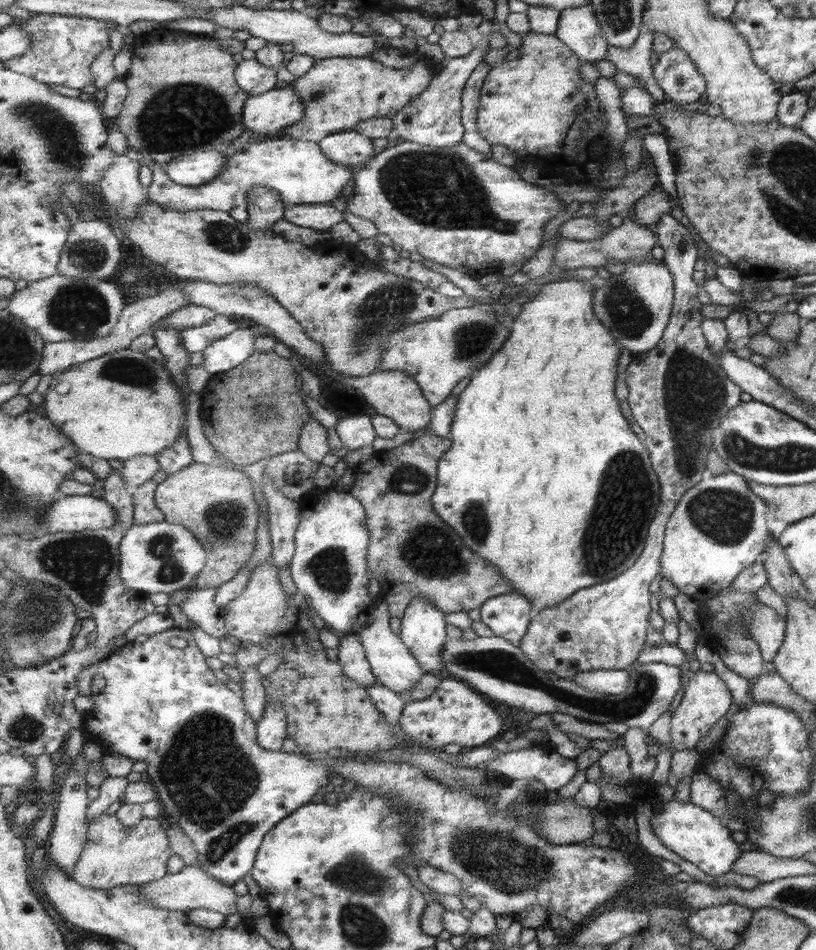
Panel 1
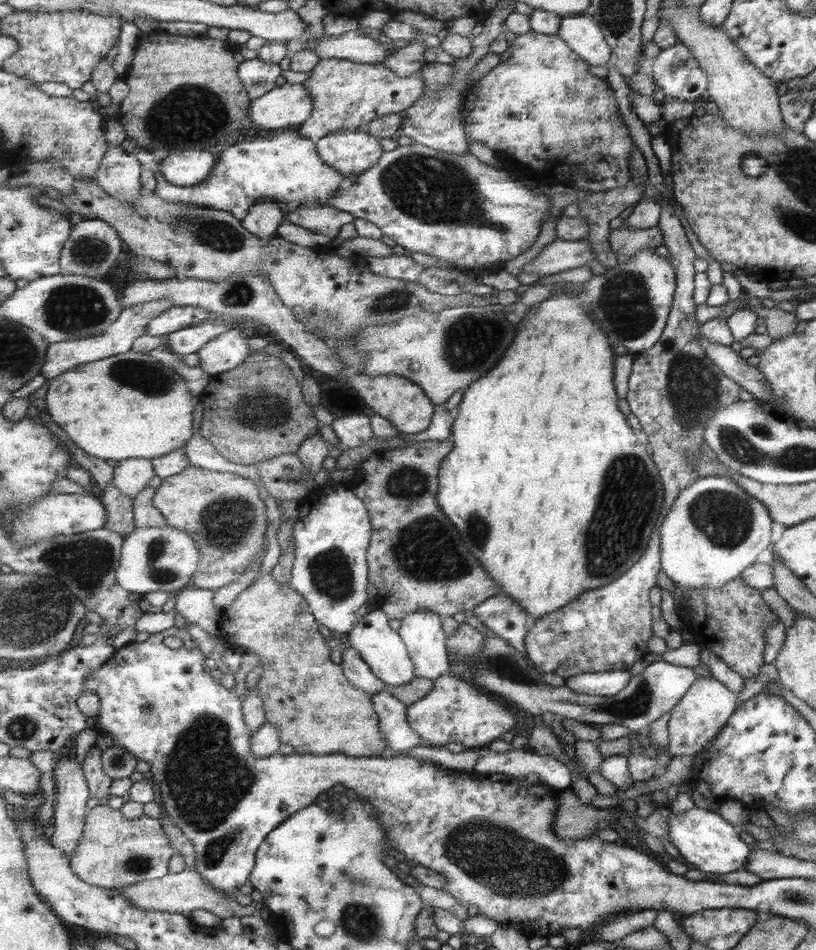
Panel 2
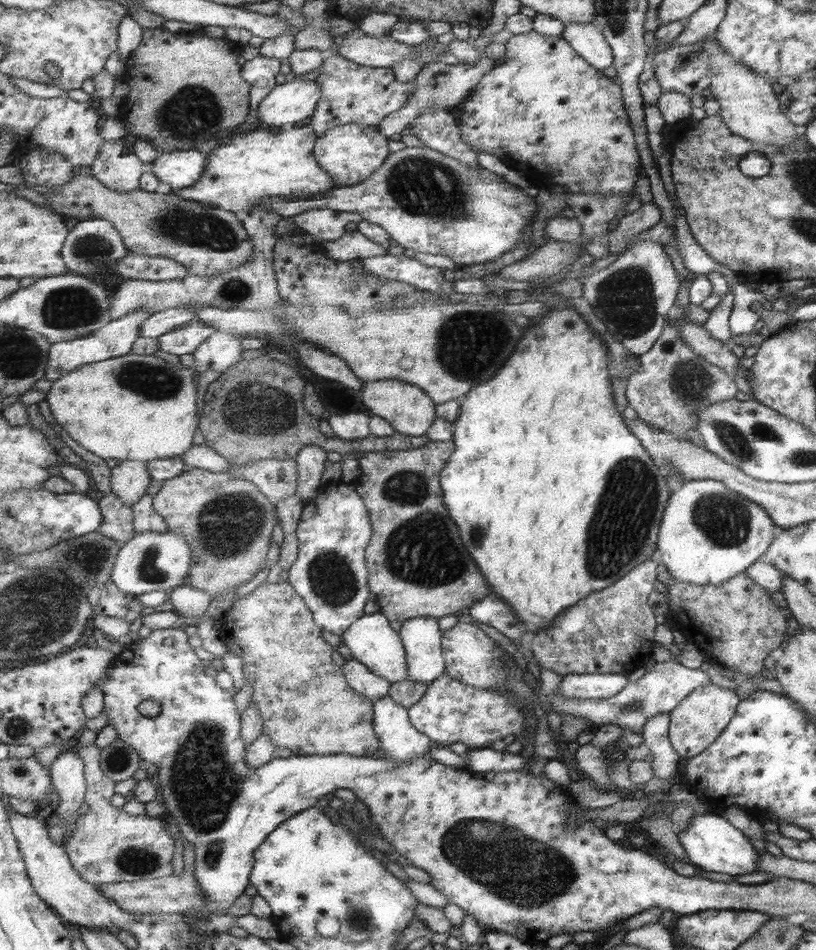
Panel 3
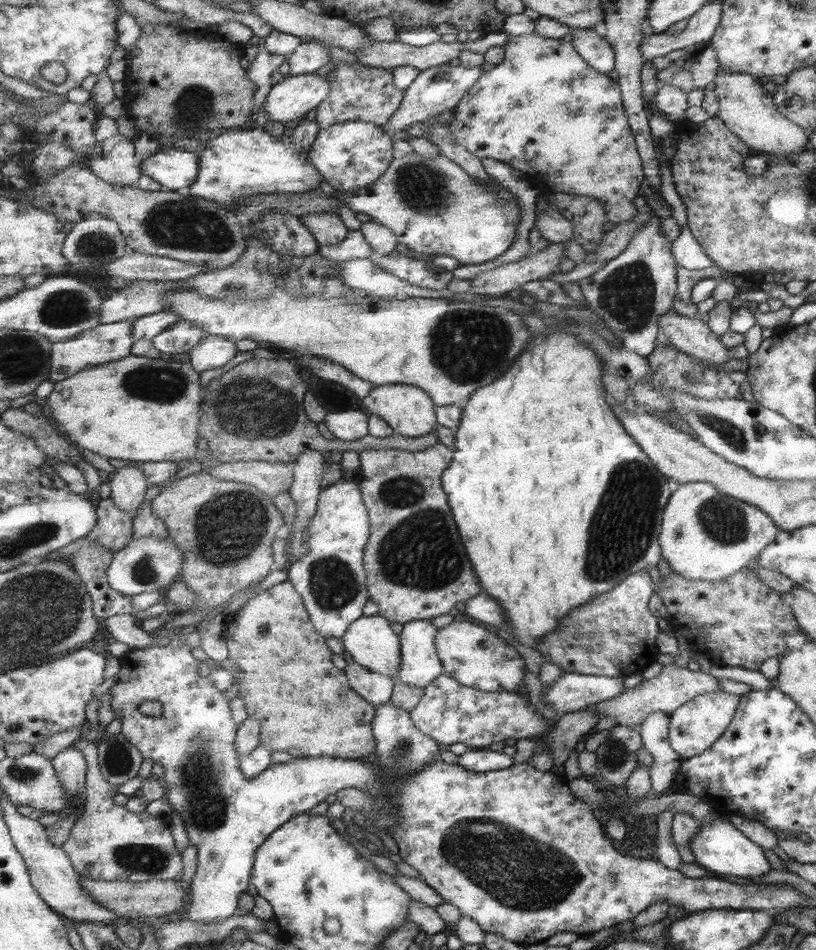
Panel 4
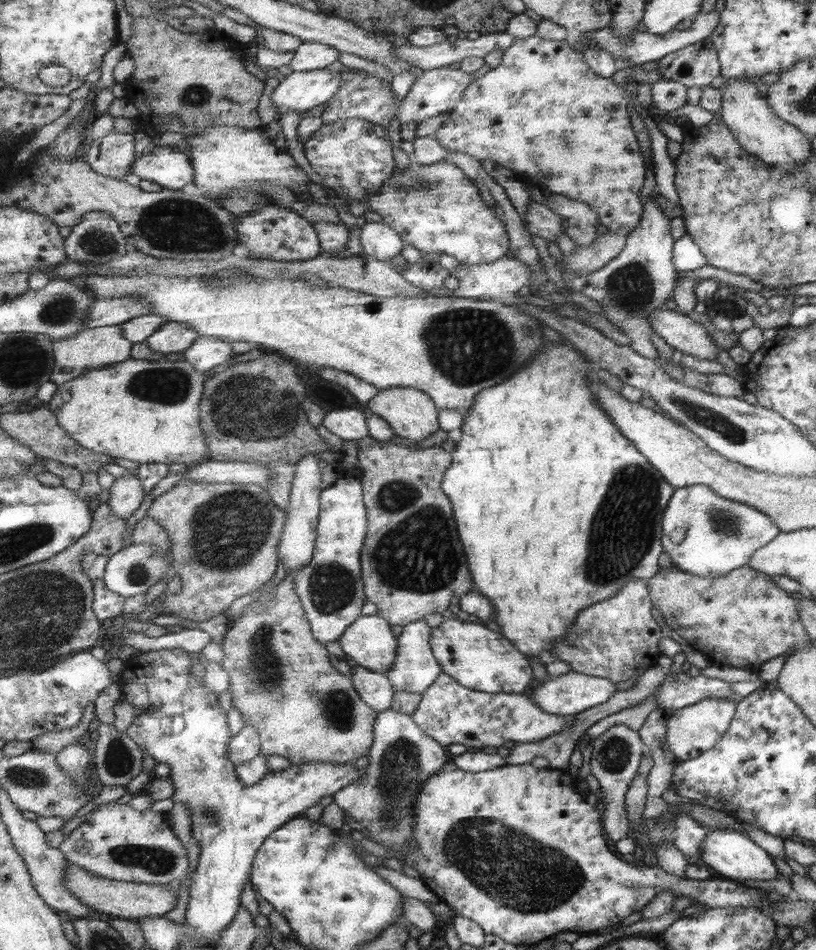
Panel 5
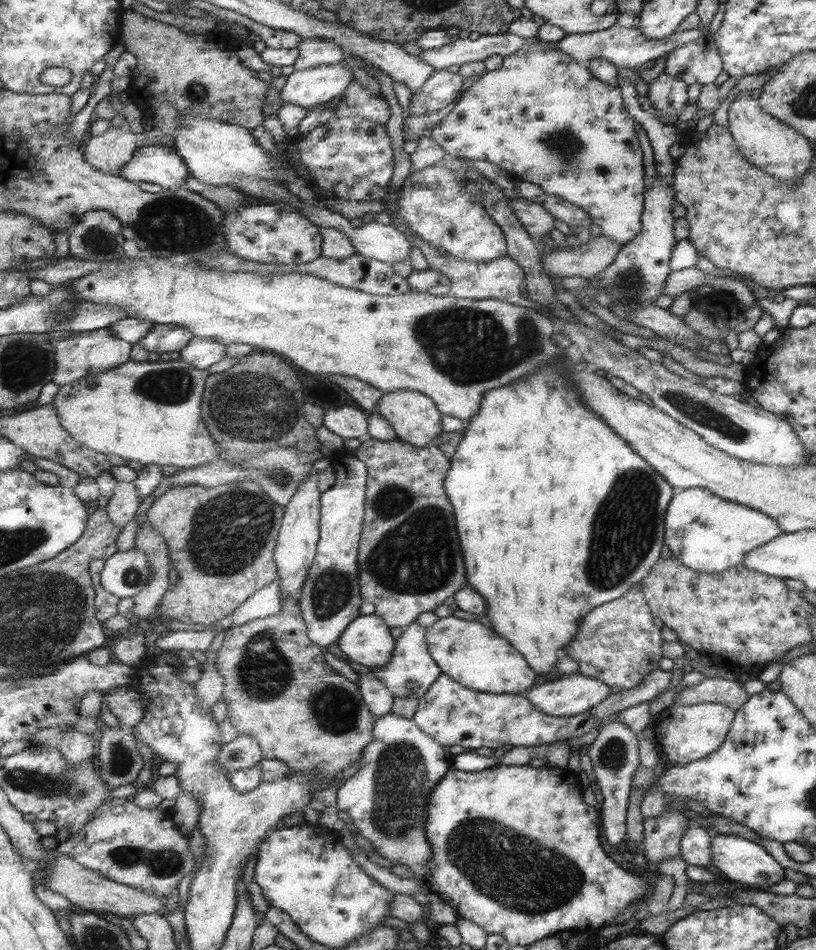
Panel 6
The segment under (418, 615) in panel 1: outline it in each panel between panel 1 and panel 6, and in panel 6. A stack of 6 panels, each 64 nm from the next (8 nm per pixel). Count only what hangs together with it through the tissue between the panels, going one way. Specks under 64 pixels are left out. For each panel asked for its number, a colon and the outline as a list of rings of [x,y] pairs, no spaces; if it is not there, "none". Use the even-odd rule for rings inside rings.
2: [[[417,610],[403,620],[401,638],[415,662],[417,678],[439,680],[451,674],[451,656],[447,634],[443,630],[443,616],[427,610]]]
3: [[[411,618],[403,624],[401,638],[407,650],[409,676],[407,680],[433,684],[447,674],[443,652],[443,632],[437,618]]]
4: [[[417,620],[405,626],[401,634],[401,674],[395,682],[427,688],[445,674],[445,662],[437,652],[439,630],[431,620]]]
5: [[[413,622],[399,636],[399,654],[397,654],[395,668],[385,674],[391,680],[395,692],[425,694],[445,672],[445,668],[441,668],[441,662],[437,660],[437,656],[431,650],[431,632],[433,630],[427,622]]]
6: [[[415,622],[409,628],[405,628],[403,636],[397,640],[397,650],[393,654],[393,660],[385,668],[365,668],[365,666],[361,666],[357,662],[351,662],[351,660],[347,664],[349,664],[351,670],[357,672],[359,678],[361,676],[375,676],[381,682],[385,682],[395,698],[409,698],[409,696],[413,696],[417,700],[423,700],[427,696],[427,692],[431,690],[431,686],[435,686],[437,680],[443,676],[443,670],[437,666],[437,662],[433,660],[429,648],[427,648],[425,634],[427,634],[427,628],[423,628],[419,622]]]

